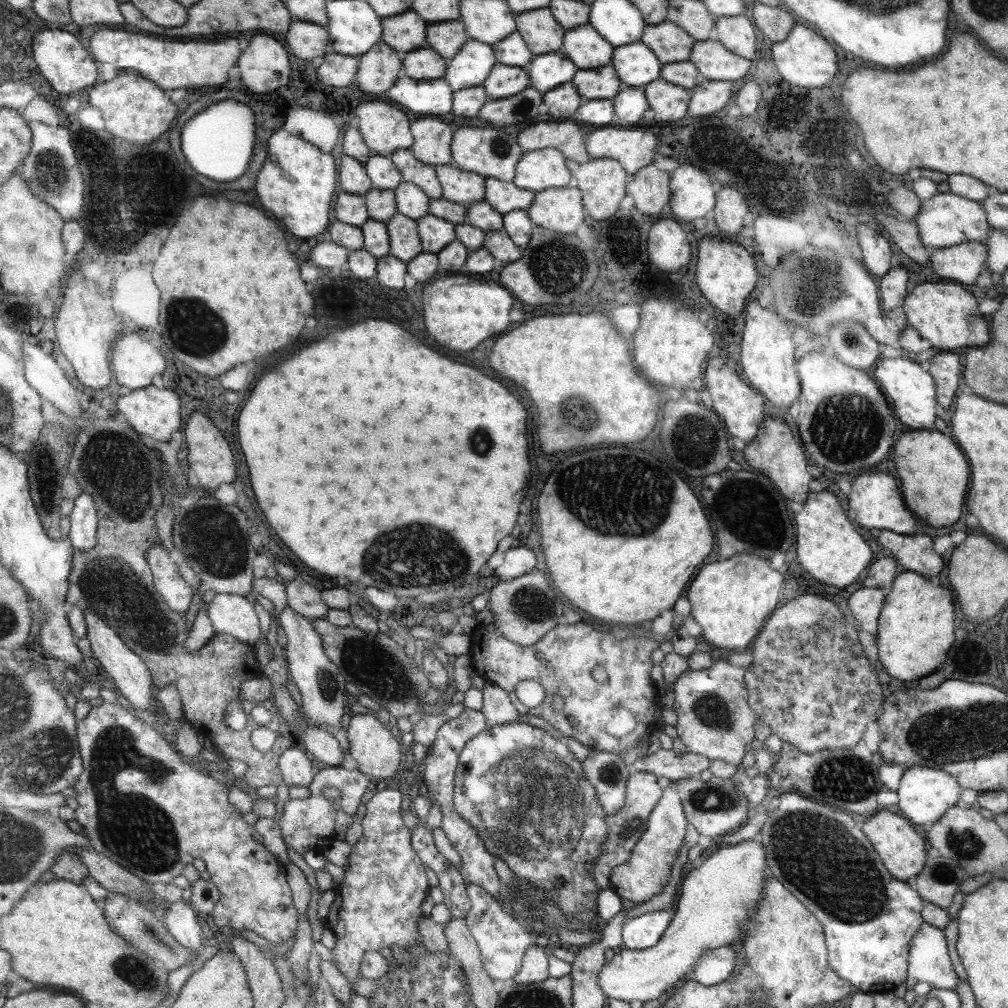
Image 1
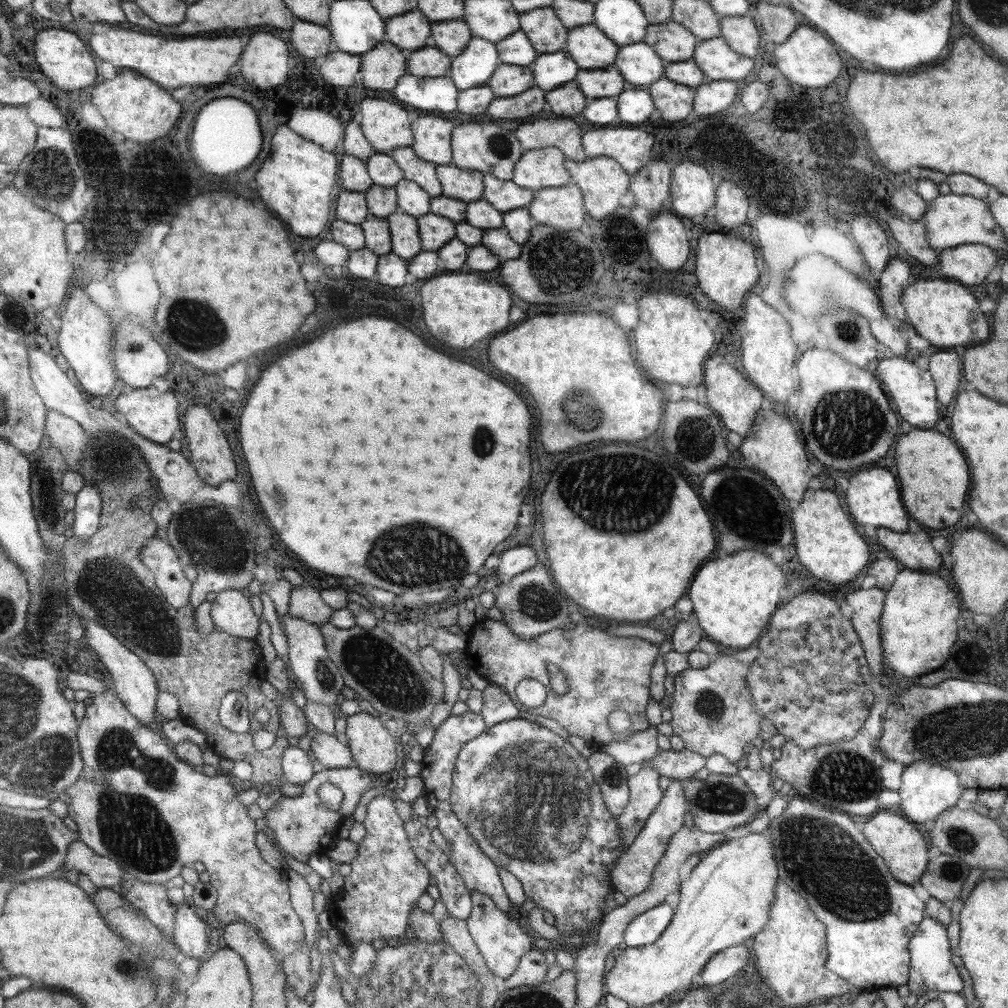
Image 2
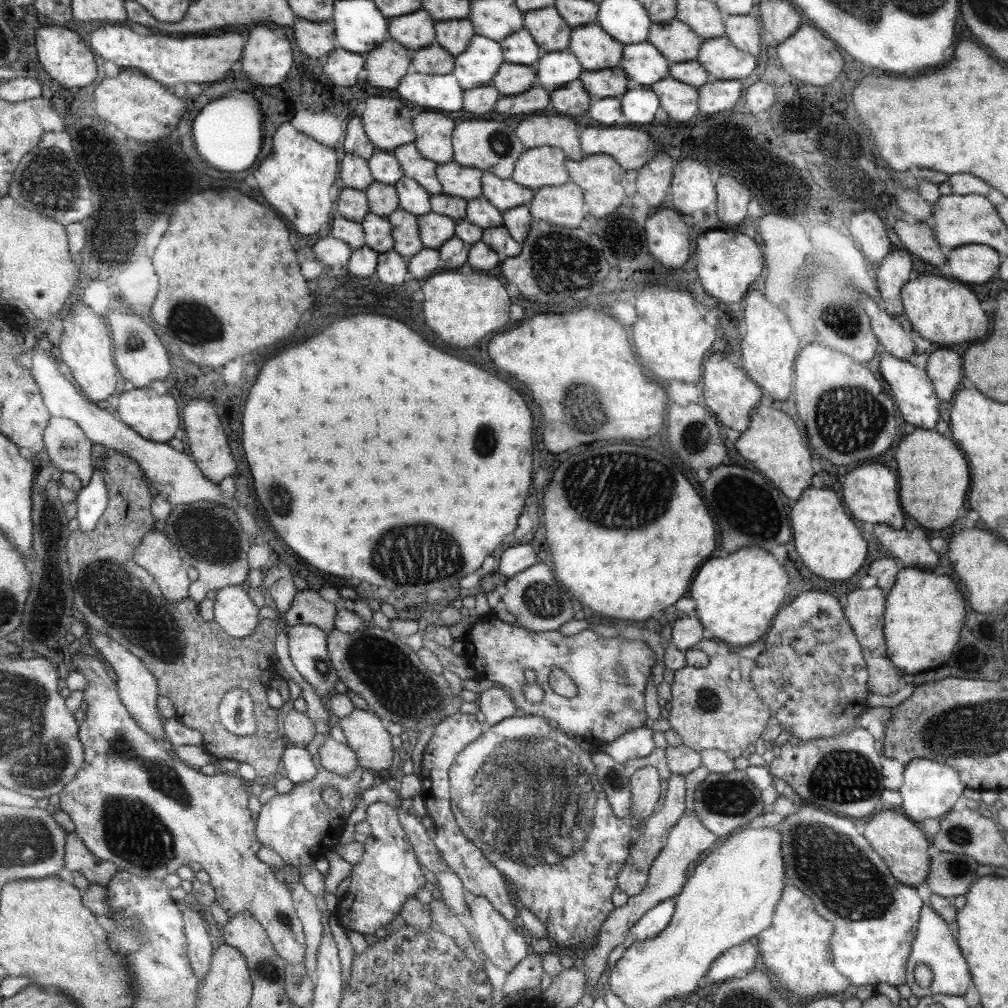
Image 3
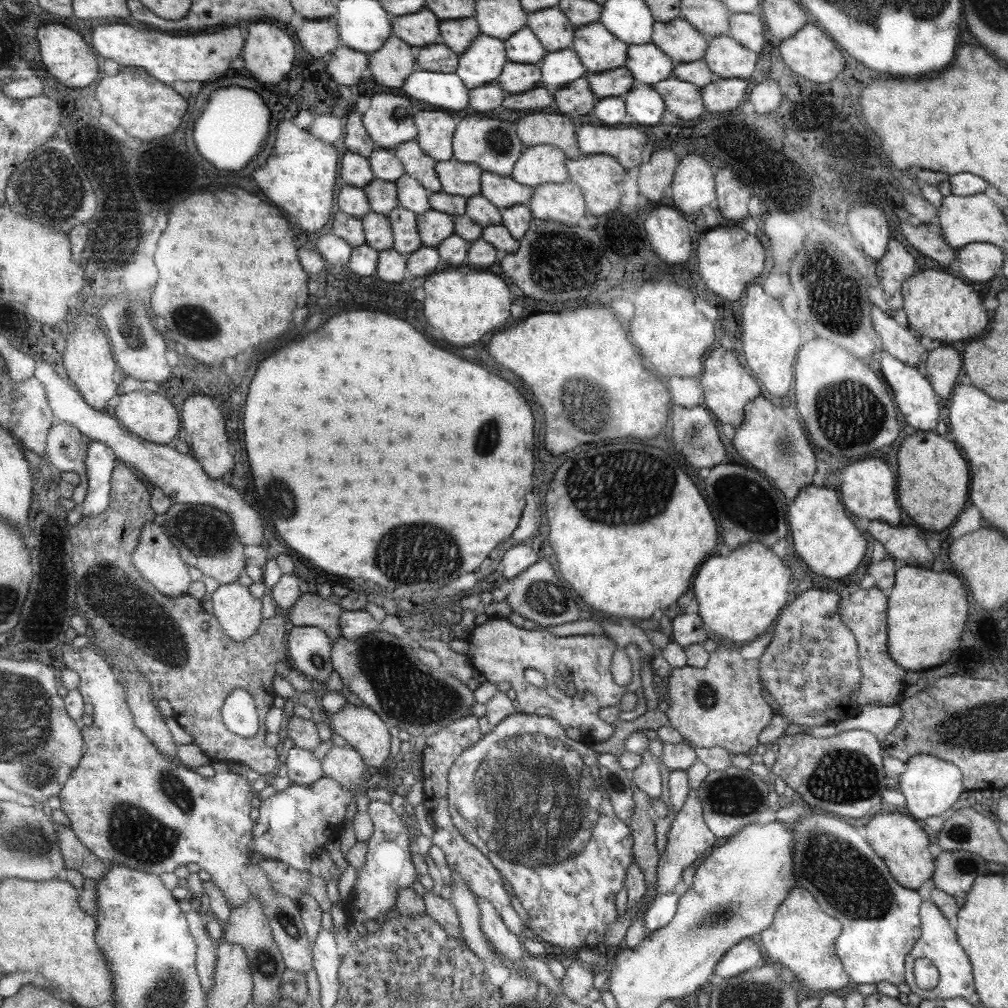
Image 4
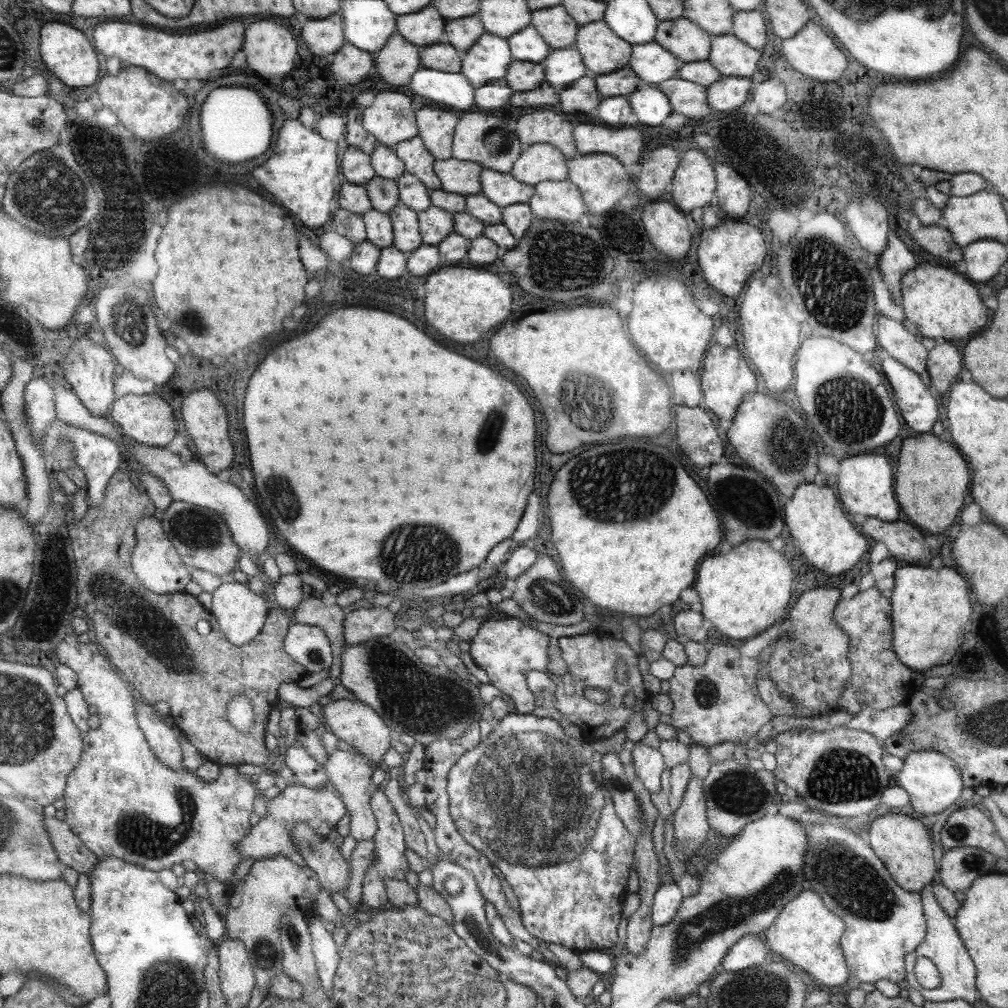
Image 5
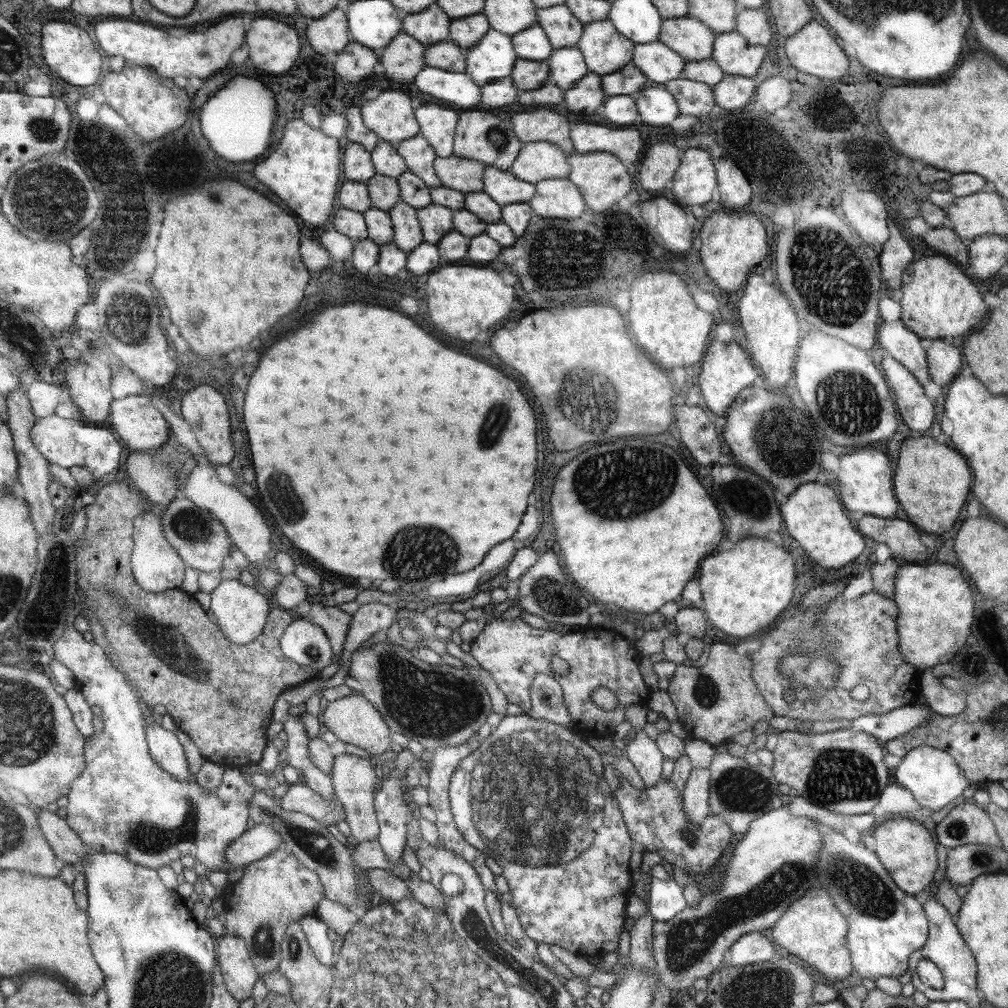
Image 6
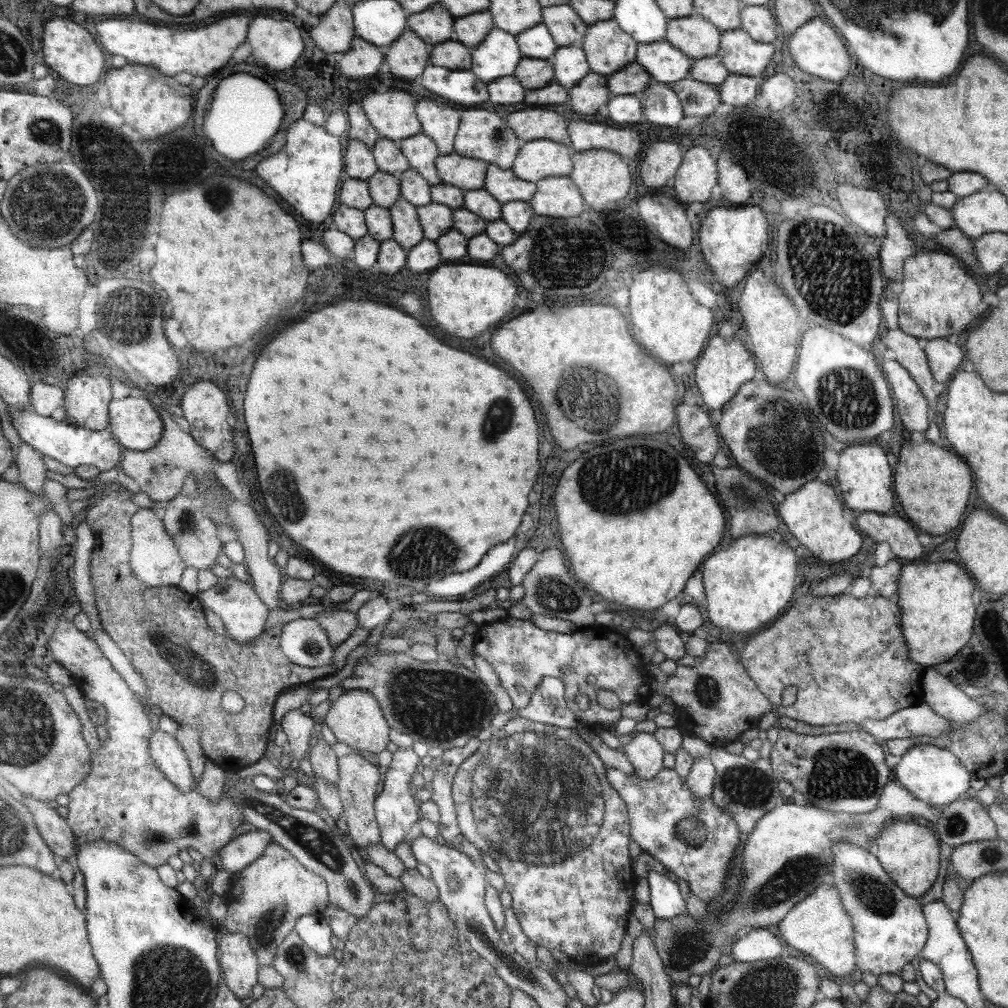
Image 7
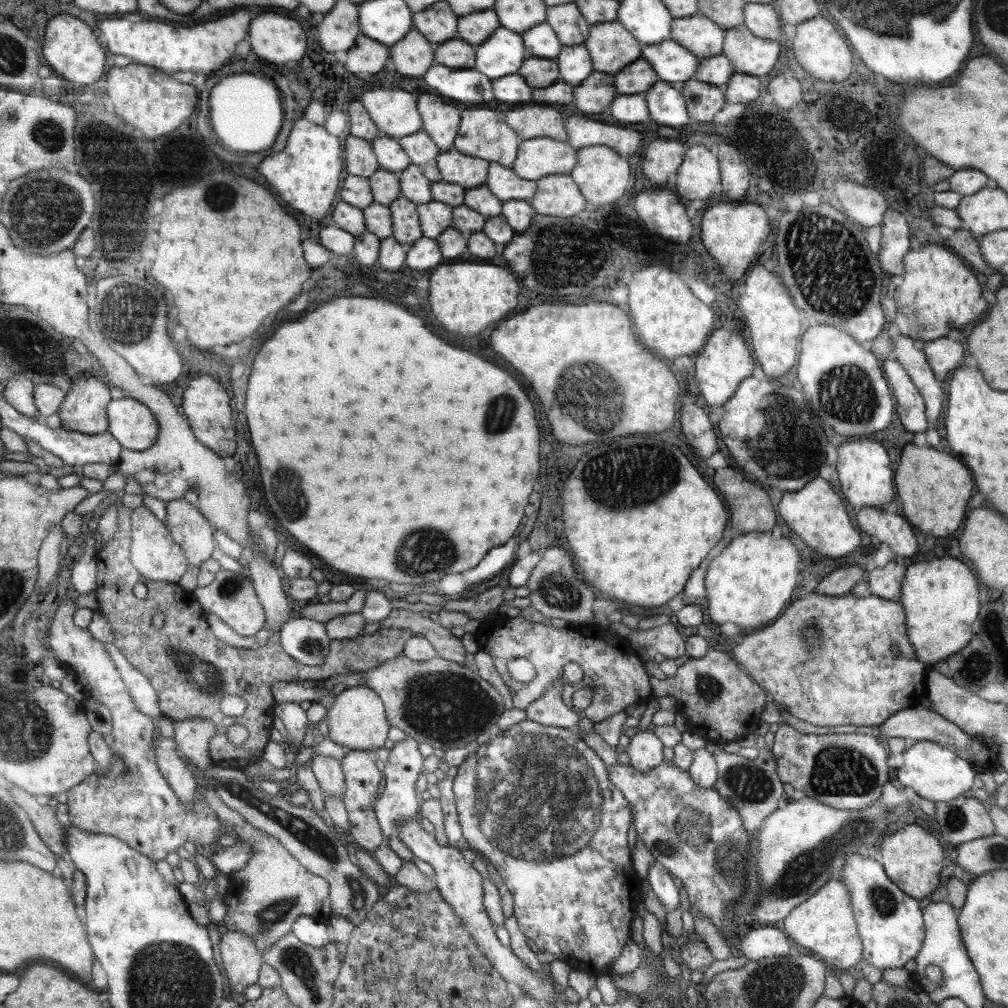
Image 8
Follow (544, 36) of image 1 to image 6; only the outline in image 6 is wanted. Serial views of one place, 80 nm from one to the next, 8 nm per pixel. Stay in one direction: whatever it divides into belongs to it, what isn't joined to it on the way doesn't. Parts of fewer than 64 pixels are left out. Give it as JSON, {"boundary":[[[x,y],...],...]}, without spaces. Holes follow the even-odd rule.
{"boundary":[[[565,4],[537,9],[536,15],[553,49],[576,46],[584,25]]]}

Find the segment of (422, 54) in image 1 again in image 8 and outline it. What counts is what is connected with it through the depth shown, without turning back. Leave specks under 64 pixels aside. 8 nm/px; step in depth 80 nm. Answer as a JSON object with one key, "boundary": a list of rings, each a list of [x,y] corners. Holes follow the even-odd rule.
{"boundary":[[[459,38],[439,44],[435,56],[439,64],[452,69],[473,69],[476,62],[475,47]]]}

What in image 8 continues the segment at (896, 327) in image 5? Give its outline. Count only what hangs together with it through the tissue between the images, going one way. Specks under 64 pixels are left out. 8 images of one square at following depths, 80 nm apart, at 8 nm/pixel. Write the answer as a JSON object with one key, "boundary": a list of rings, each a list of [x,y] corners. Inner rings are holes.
{"boundary":[[[897,335],[891,345],[893,352],[896,354],[895,359],[899,361],[910,380],[918,387],[918,392],[922,399],[926,400],[927,420],[931,424],[937,422],[939,412],[941,412],[941,402],[943,402],[943,390],[934,376],[934,371],[928,362],[925,362],[925,354],[921,354],[917,348],[913,348],[913,339],[909,336]]]}

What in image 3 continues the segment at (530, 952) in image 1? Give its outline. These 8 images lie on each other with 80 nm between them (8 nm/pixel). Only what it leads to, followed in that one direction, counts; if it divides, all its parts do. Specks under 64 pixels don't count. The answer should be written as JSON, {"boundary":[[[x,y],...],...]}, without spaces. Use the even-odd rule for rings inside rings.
{"boundary":[[[529,954],[520,960],[506,976],[506,981],[502,985],[503,996],[509,996],[522,990],[535,990],[539,987],[541,970],[541,959],[543,955]]]}

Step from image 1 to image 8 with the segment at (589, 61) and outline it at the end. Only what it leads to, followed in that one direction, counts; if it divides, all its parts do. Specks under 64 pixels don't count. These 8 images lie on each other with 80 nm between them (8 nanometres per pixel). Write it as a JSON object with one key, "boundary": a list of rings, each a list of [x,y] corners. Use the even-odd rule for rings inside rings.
{"boundary":[[[611,21],[590,25],[590,34],[583,44],[592,58],[594,71],[614,75],[641,57],[641,44],[620,22]]]}

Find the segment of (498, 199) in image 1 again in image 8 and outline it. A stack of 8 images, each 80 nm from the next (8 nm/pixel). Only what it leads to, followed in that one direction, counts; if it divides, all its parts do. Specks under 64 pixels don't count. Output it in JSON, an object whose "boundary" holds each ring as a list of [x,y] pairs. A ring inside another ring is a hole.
{"boundary":[[[499,163],[489,165],[485,186],[490,188],[490,191],[500,201],[521,200],[529,202],[537,190],[535,181],[522,180],[513,170]]]}

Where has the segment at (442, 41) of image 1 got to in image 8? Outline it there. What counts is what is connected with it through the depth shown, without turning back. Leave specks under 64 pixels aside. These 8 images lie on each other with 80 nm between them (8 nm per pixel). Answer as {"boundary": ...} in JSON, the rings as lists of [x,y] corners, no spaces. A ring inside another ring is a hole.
{"boundary":[[[492,8],[473,11],[470,15],[462,15],[459,19],[457,38],[475,47],[485,43],[499,26],[498,14]]]}

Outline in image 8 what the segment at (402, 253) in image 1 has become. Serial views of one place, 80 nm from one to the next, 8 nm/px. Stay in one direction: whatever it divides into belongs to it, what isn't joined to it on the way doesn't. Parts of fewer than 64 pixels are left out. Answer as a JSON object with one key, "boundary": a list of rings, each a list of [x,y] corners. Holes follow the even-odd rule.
{"boundary":[[[399,193],[398,197],[387,205],[392,222],[392,237],[399,244],[412,245],[422,236],[421,227],[417,222],[415,204],[409,202]]]}

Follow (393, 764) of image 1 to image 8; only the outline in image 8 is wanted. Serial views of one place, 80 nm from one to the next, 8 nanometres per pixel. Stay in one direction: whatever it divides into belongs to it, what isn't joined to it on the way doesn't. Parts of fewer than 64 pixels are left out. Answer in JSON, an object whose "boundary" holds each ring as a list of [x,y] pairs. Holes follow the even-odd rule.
{"boundary":[[[367,686],[339,688],[336,691],[335,702],[326,710],[327,735],[331,742],[346,746],[353,751],[372,751],[384,746],[389,730],[389,720],[385,713],[385,706],[379,700],[378,694]]]}

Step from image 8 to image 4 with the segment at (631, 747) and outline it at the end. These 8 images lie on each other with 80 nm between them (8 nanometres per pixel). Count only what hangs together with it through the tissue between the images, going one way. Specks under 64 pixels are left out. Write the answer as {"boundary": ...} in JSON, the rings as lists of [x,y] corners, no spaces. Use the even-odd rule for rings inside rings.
{"boundary":[[[648,749],[640,752],[641,764],[631,774],[634,790],[641,790],[648,799],[655,801],[661,794],[661,776],[658,759],[649,753]]]}

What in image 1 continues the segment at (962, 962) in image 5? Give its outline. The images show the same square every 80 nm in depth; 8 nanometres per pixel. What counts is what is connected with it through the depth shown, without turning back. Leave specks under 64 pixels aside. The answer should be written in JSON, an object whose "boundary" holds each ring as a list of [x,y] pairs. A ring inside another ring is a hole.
{"boundary":[[[927,921],[921,923],[908,942],[905,986],[911,989],[921,981],[933,989],[952,991],[957,984],[957,976],[947,956],[943,932]]]}

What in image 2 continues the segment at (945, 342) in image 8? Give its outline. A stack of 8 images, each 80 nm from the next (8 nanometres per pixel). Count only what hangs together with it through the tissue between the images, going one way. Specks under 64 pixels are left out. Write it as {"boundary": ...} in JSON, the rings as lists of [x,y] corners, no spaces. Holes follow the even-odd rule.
{"boundary":[[[931,352],[928,358],[928,371],[934,377],[941,404],[949,404],[955,398],[961,380],[961,362],[953,352]]]}

